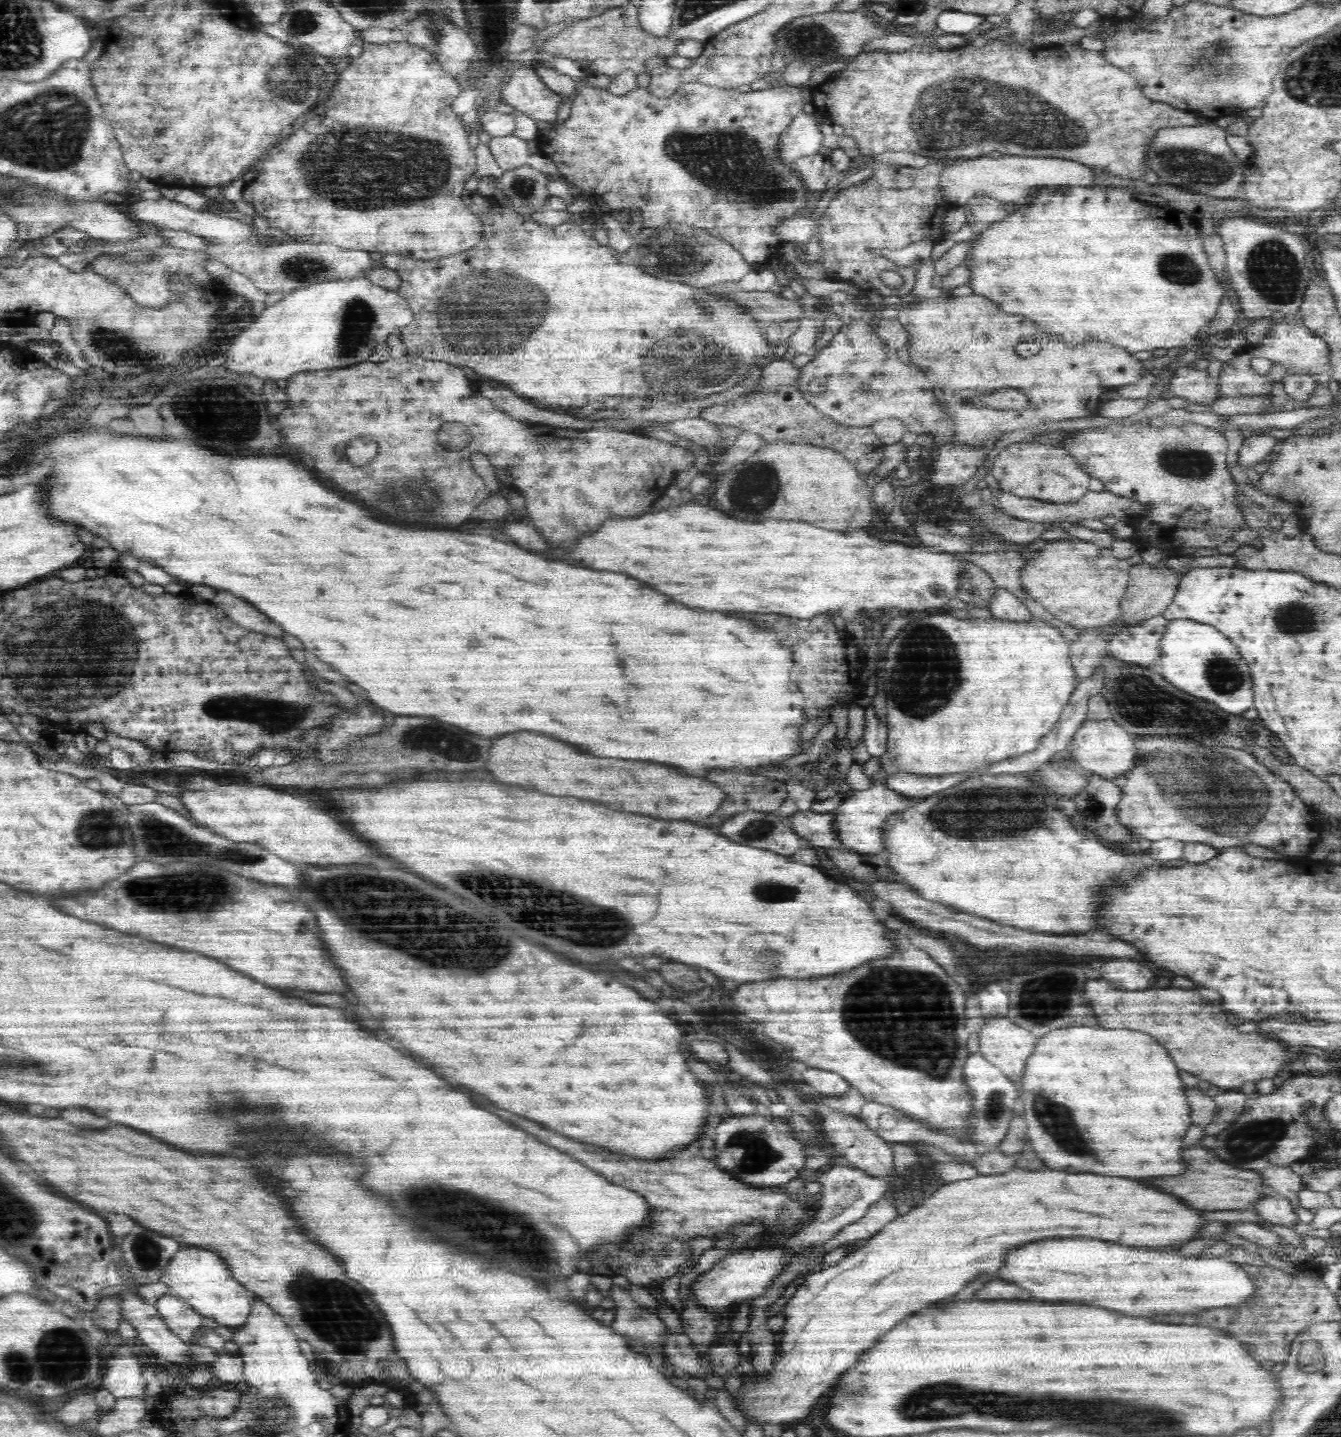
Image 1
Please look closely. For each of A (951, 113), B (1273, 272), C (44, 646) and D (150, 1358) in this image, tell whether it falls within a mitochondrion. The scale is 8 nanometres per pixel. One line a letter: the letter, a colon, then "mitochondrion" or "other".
A: mitochondrion
B: mitochondrion
C: mitochondrion
D: other

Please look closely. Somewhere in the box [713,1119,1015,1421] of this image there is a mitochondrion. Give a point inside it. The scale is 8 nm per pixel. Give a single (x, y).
(757, 1154)

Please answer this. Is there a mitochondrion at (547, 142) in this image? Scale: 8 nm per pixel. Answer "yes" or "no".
no

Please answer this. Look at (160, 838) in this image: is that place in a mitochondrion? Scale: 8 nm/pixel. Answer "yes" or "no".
yes

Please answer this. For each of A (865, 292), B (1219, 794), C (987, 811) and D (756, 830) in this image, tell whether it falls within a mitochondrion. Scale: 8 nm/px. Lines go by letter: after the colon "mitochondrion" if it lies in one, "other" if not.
A: other
B: mitochondrion
C: mitochondrion
D: mitochondrion

